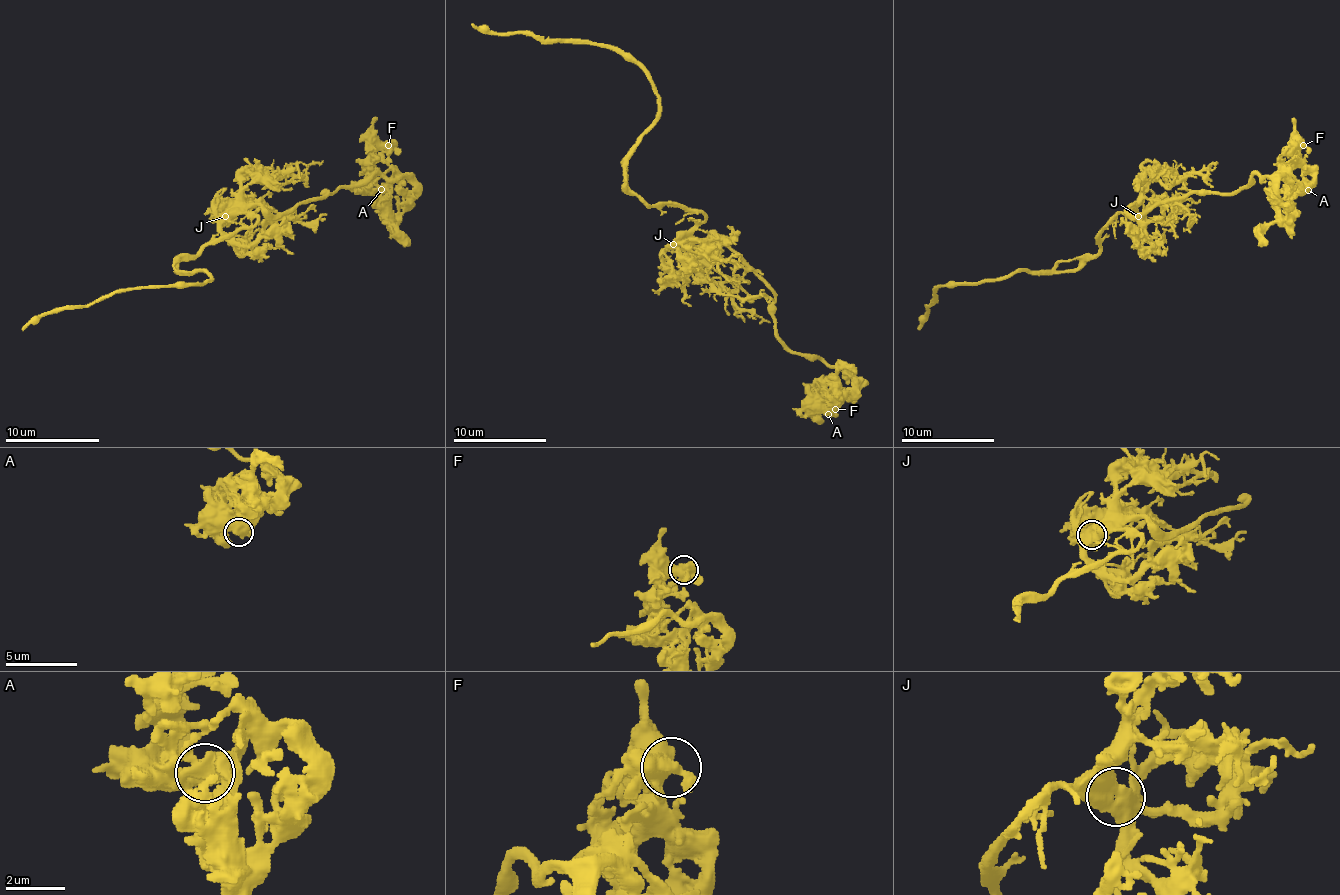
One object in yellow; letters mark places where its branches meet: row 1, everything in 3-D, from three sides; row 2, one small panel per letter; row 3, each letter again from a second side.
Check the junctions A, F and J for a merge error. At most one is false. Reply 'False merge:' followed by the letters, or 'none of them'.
False merge: none of them

